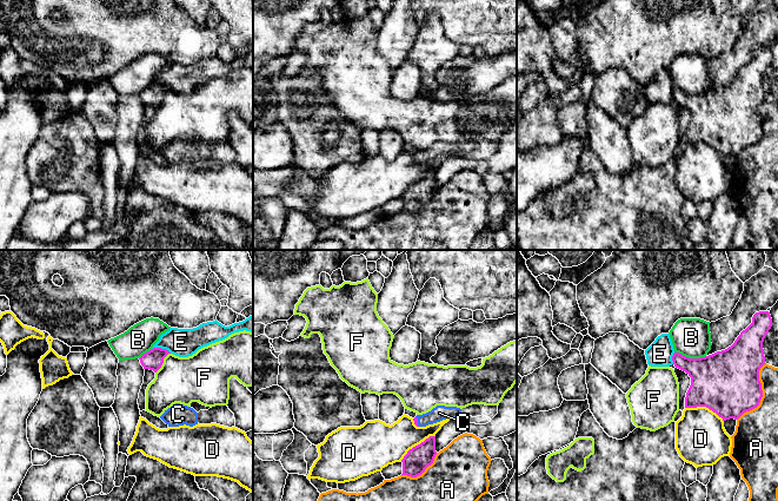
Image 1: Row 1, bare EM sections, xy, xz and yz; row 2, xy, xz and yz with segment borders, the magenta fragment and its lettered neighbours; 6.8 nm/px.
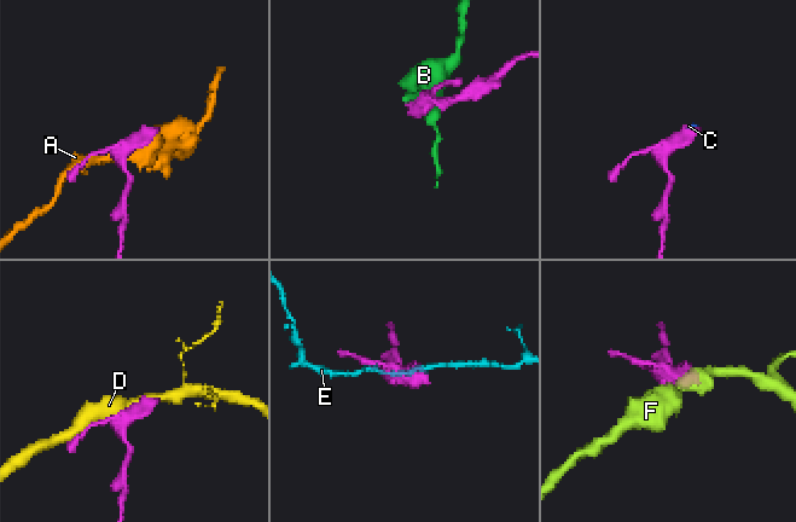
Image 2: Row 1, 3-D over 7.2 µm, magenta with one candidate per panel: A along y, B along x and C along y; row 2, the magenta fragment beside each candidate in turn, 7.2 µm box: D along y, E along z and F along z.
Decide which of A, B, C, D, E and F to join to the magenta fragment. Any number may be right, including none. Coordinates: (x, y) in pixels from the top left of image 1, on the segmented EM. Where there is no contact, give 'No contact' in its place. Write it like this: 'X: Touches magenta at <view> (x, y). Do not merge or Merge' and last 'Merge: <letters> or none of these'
A: Touches magenta at yz (762, 395). Do not merge
B: Touches magenta at yz (690, 358). Do not merge
C: Touches magenta at xz (417, 421). Merge
D: Touches magenta at yz (705, 406). Do not merge
E: Touches magenta at xy (160, 348). Do not merge
F: Touches magenta at xy (163, 362). Do not merge
Merge: C

